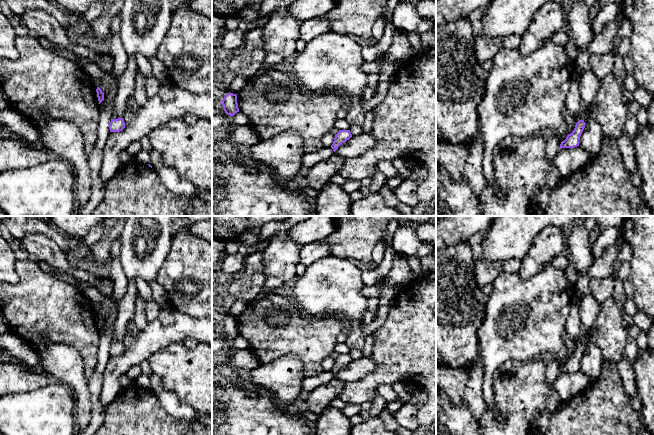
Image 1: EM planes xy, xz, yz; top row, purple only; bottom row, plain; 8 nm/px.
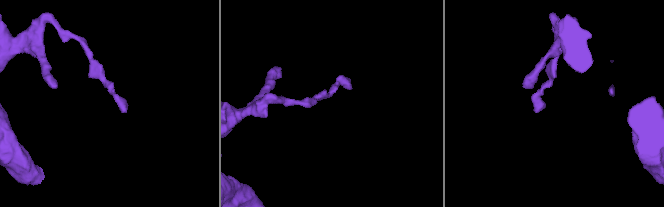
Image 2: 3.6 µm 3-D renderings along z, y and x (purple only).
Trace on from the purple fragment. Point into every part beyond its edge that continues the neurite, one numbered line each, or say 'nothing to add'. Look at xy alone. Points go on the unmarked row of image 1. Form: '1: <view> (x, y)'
nothing to add

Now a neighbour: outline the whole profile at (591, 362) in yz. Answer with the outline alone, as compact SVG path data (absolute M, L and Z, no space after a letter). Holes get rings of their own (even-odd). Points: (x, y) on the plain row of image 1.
M588 329L582 344L585 346L585 352L580 360L579 370L586 376L587 385L595 383L601 374L603 357L601 349L592 339L592 329Z

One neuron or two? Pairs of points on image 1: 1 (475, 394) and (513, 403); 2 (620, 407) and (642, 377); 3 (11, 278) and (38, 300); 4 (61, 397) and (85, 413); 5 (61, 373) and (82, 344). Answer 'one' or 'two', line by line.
1: two
2: two
3: two
4: two
5: two

